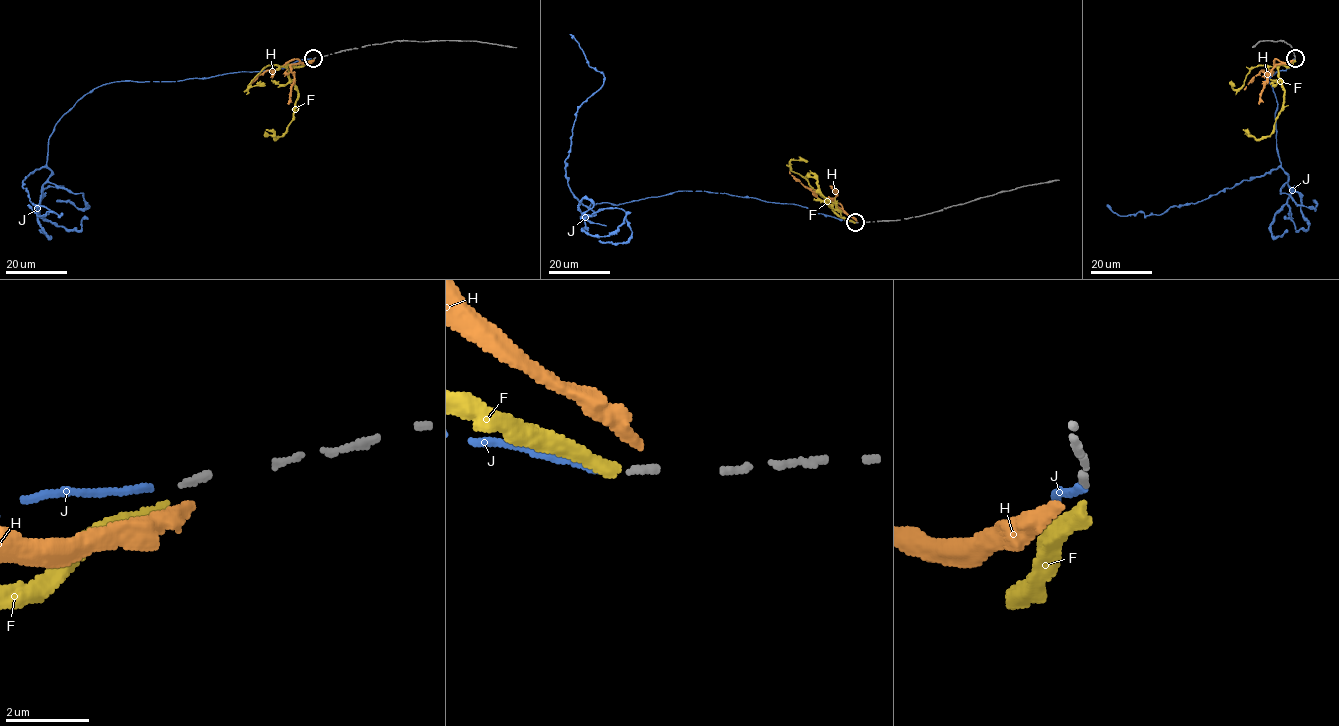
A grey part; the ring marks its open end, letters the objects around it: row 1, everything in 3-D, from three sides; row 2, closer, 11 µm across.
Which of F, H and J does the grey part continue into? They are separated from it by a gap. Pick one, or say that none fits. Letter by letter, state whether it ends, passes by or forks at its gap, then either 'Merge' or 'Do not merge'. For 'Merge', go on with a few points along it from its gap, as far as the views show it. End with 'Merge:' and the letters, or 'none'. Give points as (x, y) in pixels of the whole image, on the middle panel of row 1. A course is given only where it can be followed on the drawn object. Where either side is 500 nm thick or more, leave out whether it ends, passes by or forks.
F: It ends there. Do not merge
H: It ends there. Do not merge
J: It ends there. Merge. Its course: (853, 222), (798, 205), (706, 191), (588, 208), (568, 186), (565, 160), (577, 110), (603, 77), (570, 34)
Merge: J

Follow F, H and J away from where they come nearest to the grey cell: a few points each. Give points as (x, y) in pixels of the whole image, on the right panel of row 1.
F: (1295, 60), (1289, 67), (1279, 67), (1284, 100), (1274, 130), (1266, 137), (1256, 139), (1245, 129)
H: (1293, 60), (1275, 60), (1272, 69), (1260, 72), (1244, 89)
J: (1295, 58), (1286, 70), (1263, 81), (1277, 103), (1281, 164), (1276, 169), (1159, 215), (1120, 216), (1107, 205)

